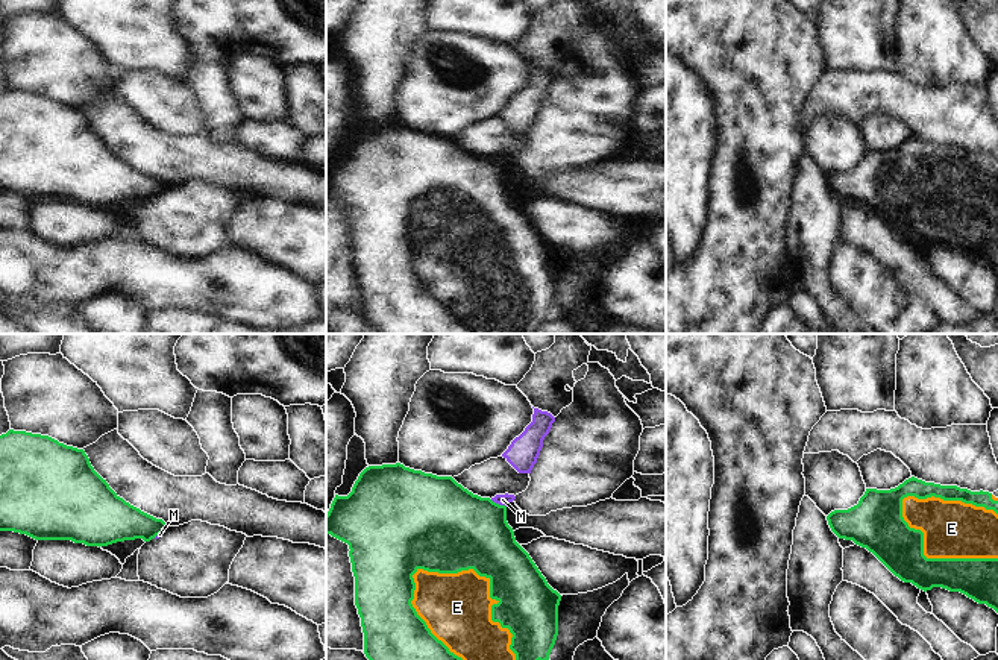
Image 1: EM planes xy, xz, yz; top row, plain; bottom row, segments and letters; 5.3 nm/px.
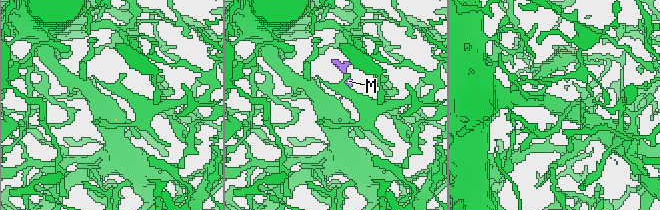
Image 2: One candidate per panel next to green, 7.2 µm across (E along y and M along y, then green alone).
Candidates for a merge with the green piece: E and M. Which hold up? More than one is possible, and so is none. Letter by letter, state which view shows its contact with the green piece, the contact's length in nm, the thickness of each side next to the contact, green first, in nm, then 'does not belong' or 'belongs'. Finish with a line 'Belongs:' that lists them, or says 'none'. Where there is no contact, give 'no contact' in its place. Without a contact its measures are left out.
E: meets green in xz; contact 700 nm long; 320 nm thick on the green side, 360 nm on the other; belongs
M: meets green in xz; contact 100 nm long; 420 nm thick on the green side, 60 nm on the other; belongs
Belongs: E, M

